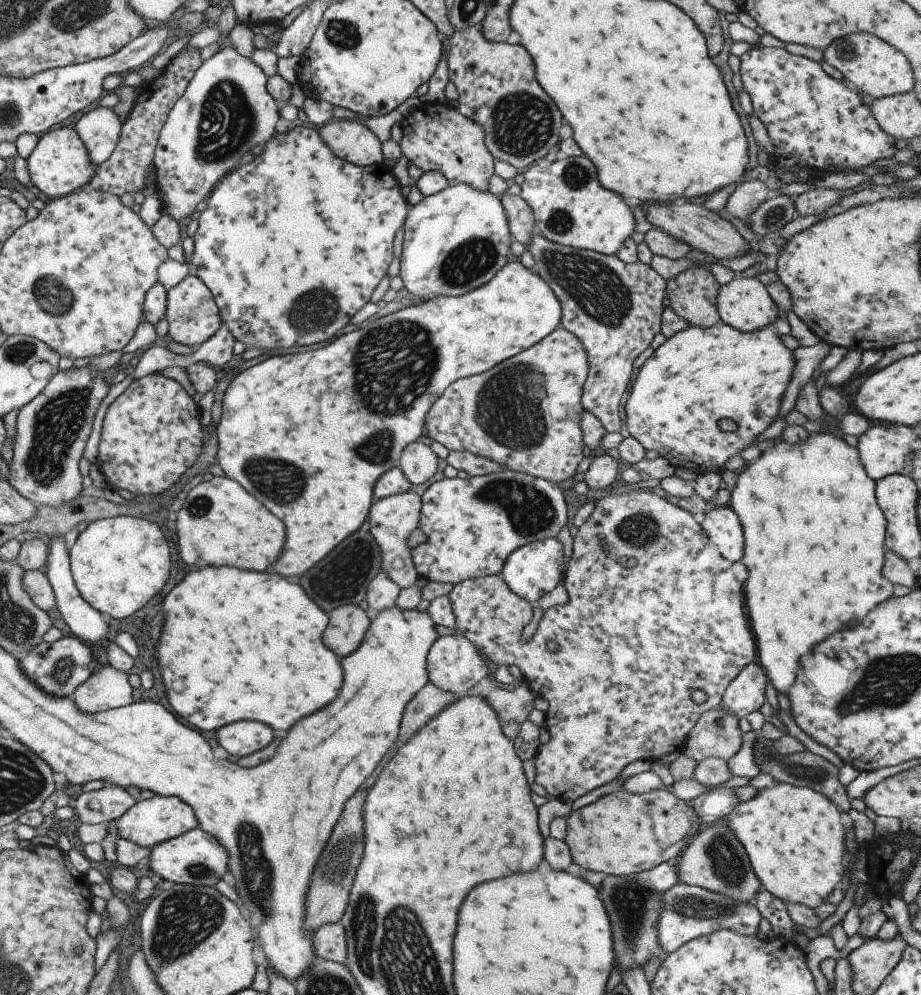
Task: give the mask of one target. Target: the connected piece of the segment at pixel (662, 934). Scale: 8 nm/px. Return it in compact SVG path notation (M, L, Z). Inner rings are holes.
M681 881L673 884L669 890L665 890L659 902L661 902L661 910L655 922L655 930L657 930L655 938L661 950L667 954L694 938L707 936L718 930L732 930L745 936L757 934L760 914L753 902L739 902L729 896L721 896Z

